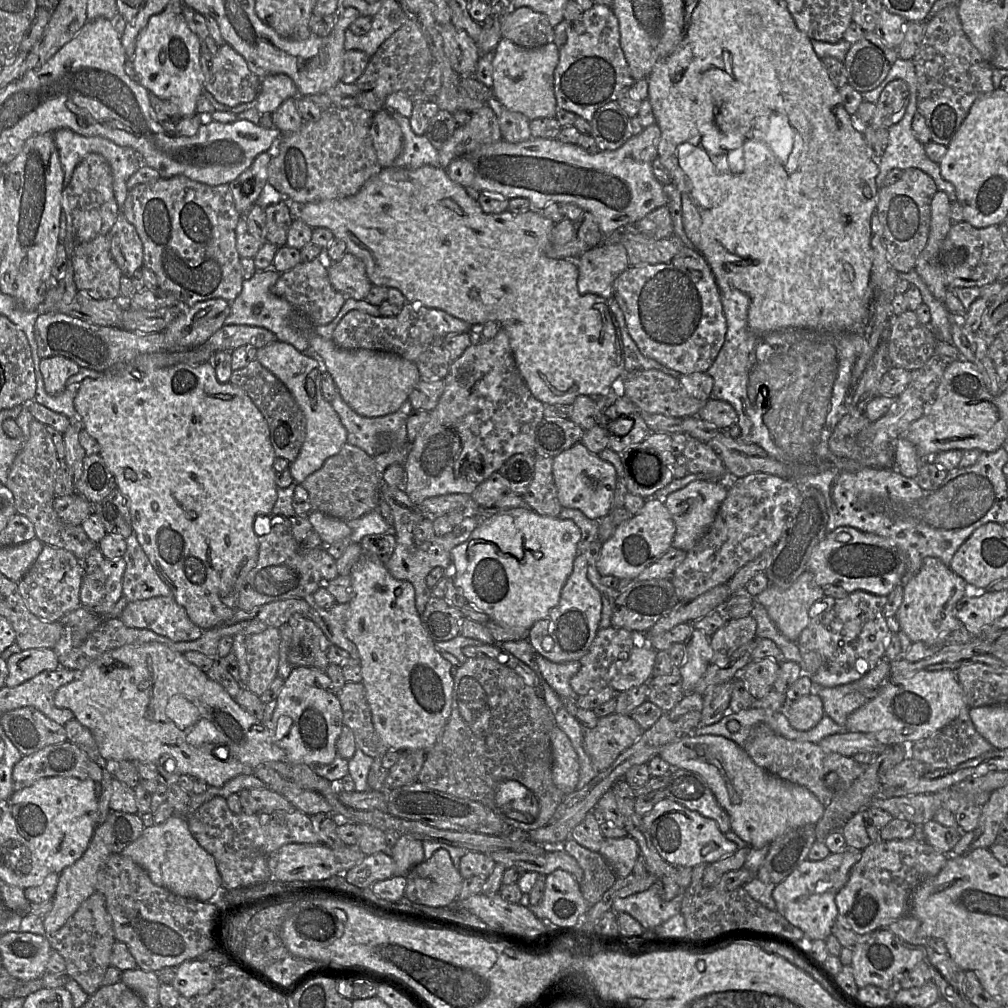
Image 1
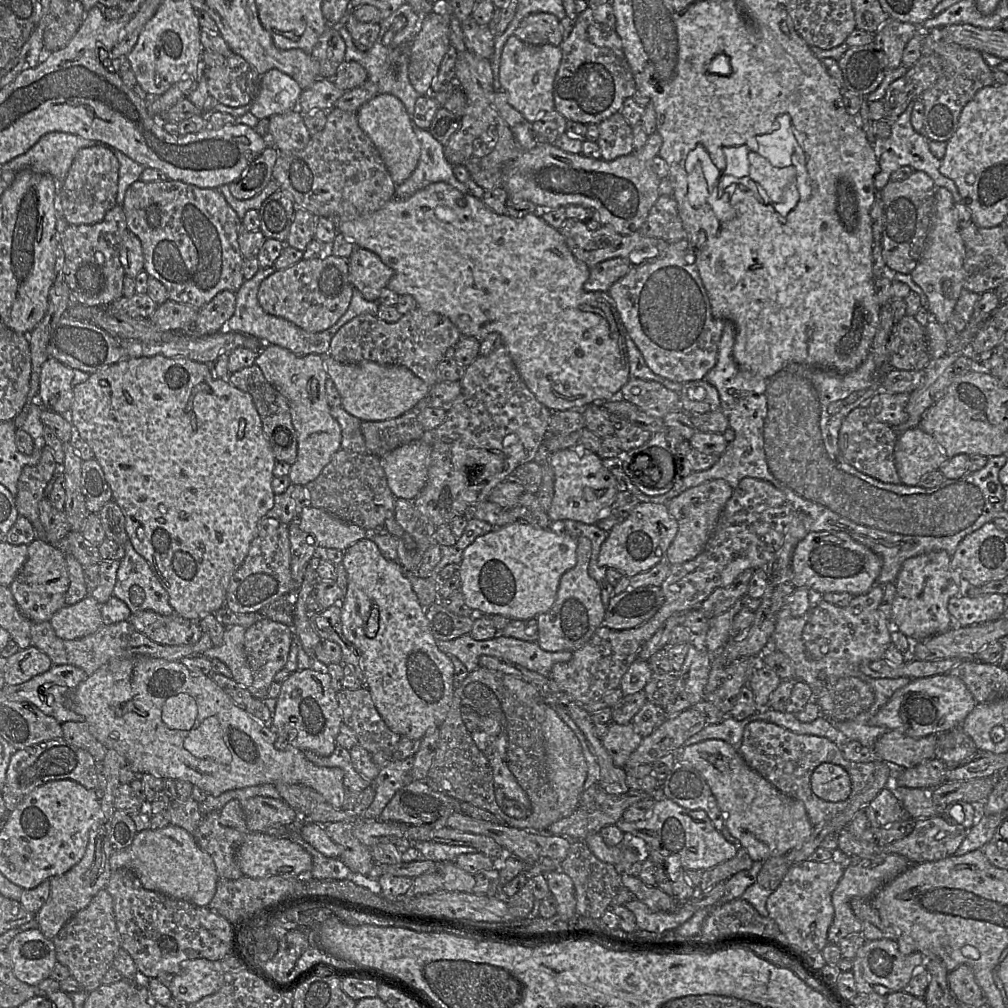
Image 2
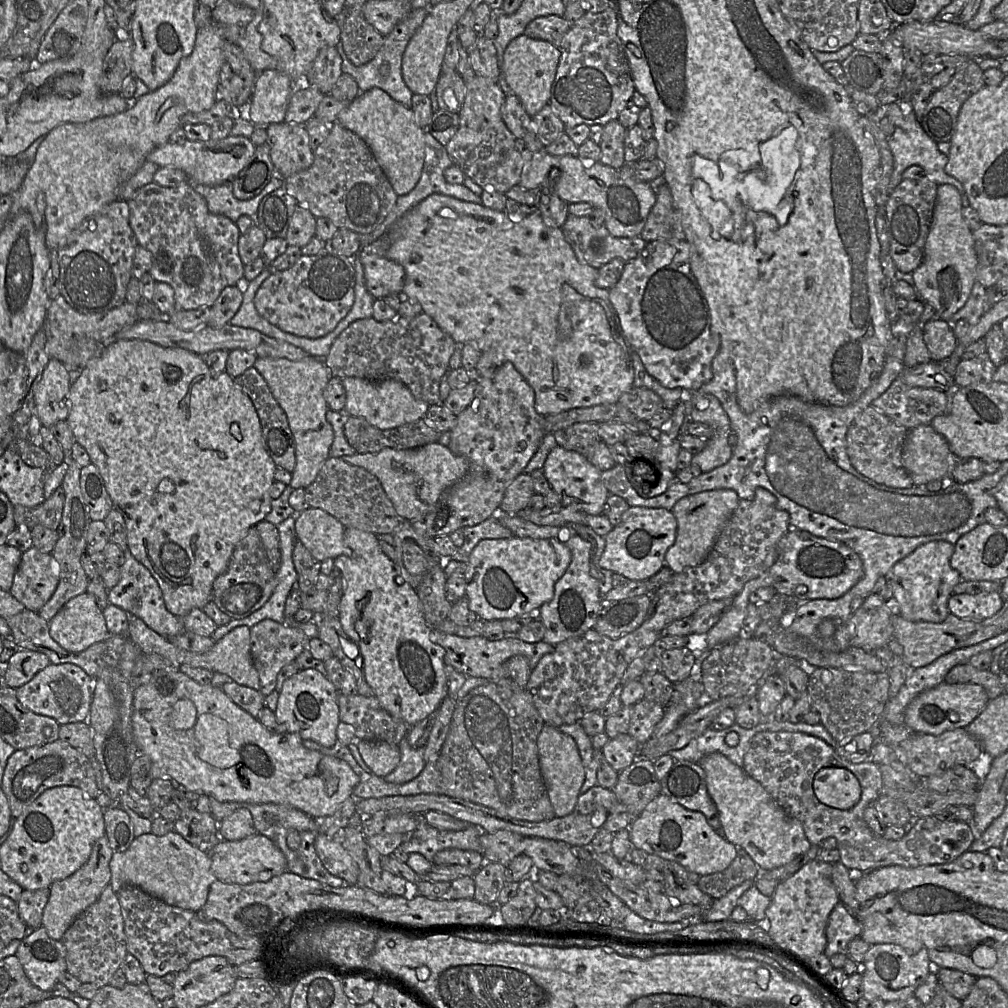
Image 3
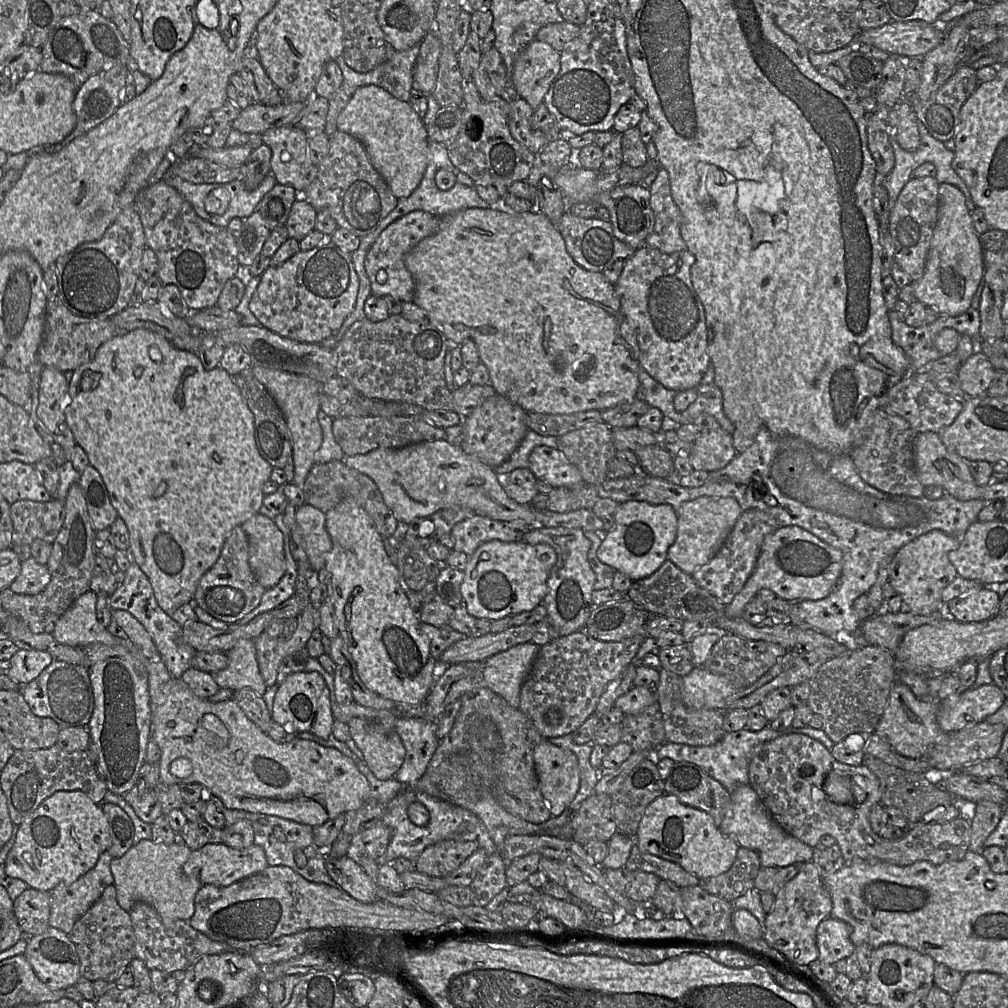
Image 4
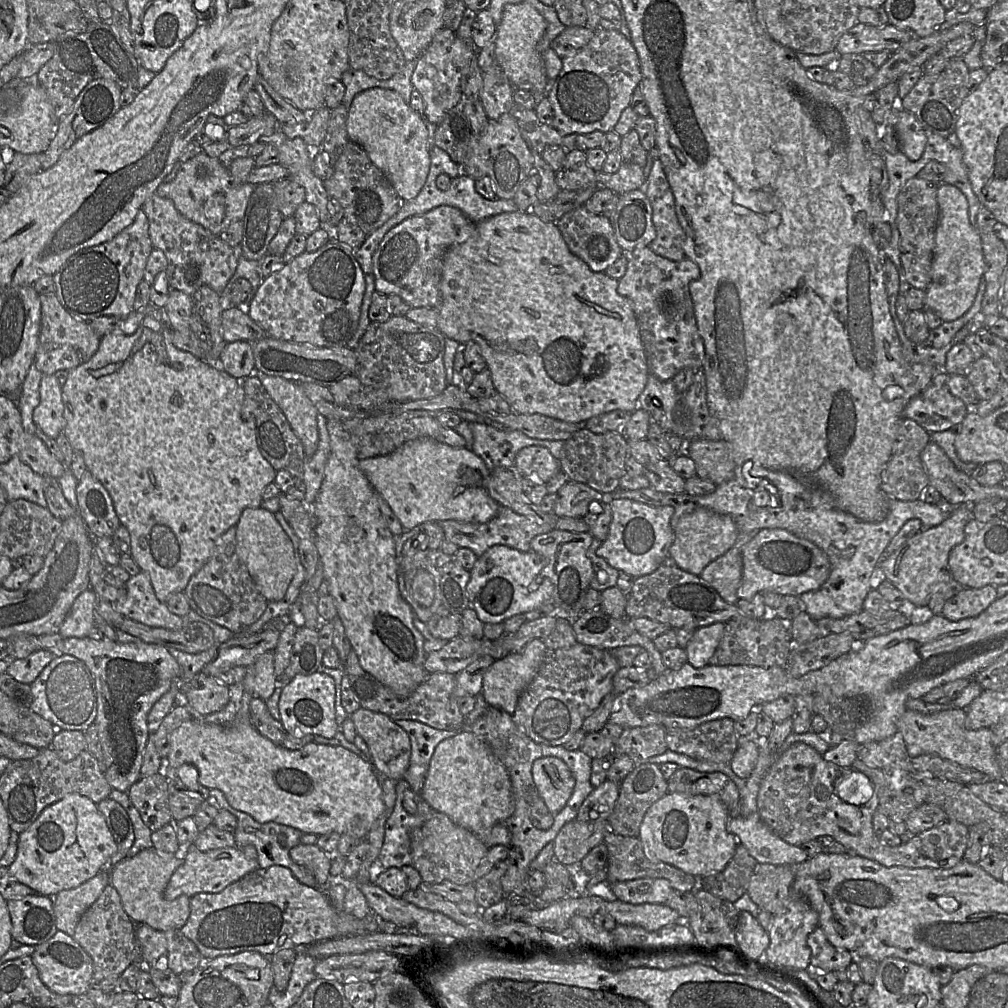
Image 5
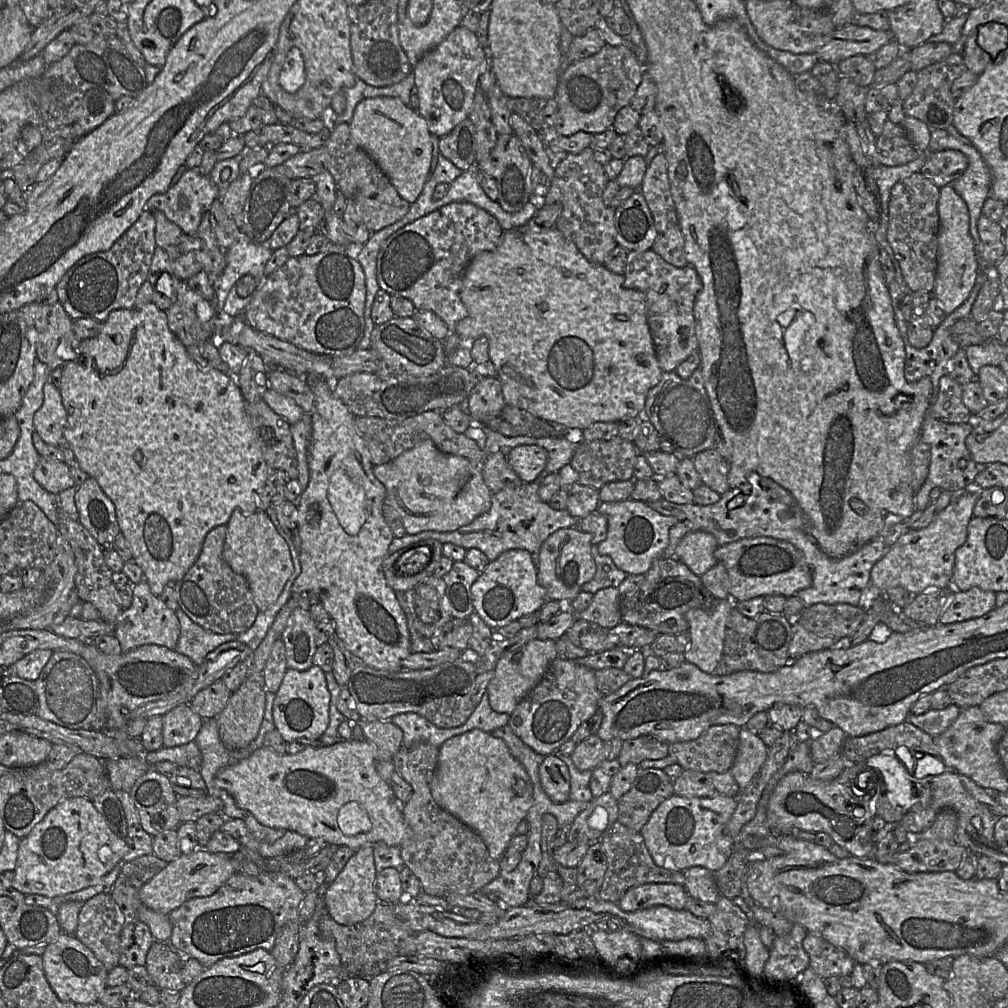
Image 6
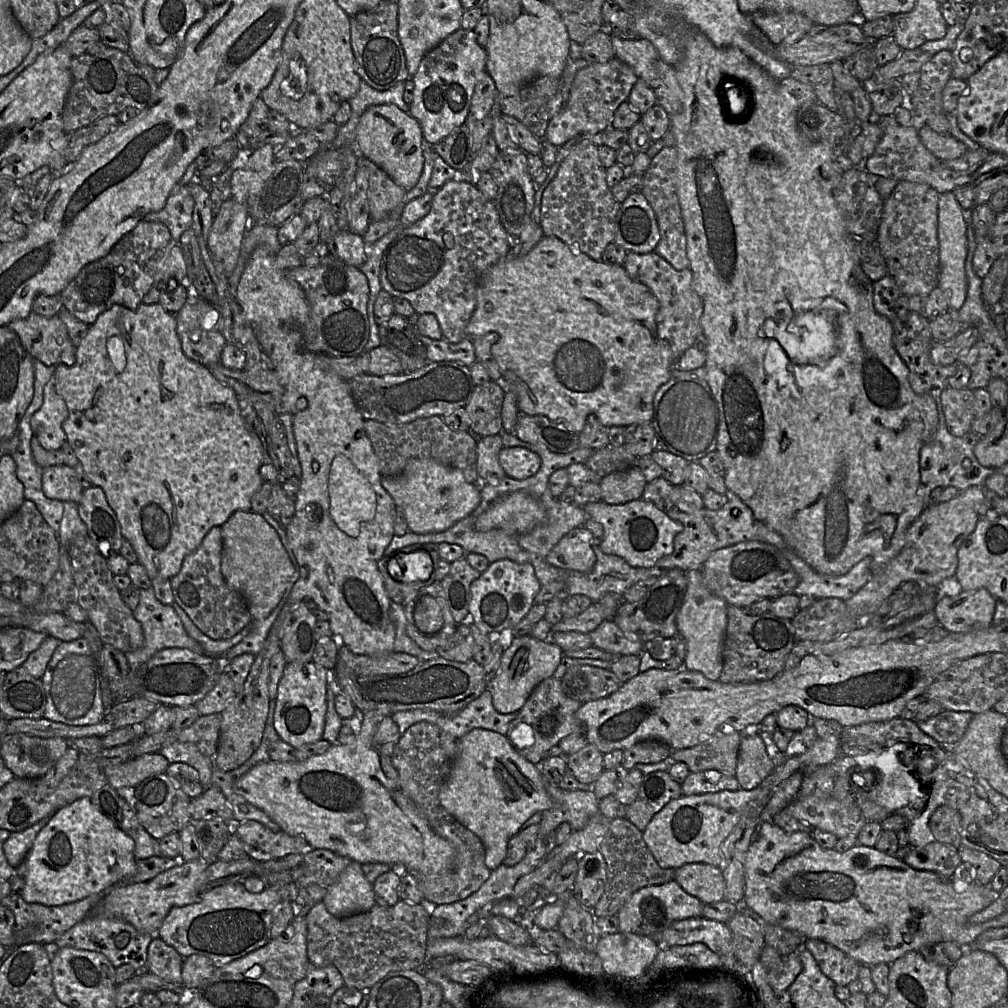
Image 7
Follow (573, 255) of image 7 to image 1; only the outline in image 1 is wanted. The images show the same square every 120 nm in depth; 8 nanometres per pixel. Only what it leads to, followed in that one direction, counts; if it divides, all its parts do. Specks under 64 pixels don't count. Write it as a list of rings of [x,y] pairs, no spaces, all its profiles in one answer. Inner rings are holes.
[[[425,165],[418,169],[400,167],[382,168],[372,176],[353,196],[322,200],[306,204],[292,204],[294,218],[299,218],[311,228],[329,229],[335,238],[345,242],[347,253],[353,254],[363,261],[366,275],[372,285],[395,288],[401,291],[408,303],[422,305],[426,308],[438,309],[457,319],[463,320],[478,329],[487,322],[497,322],[510,339],[510,347],[519,370],[532,395],[545,405],[571,406],[580,395],[598,397],[610,389],[620,389],[619,381],[625,375],[625,357],[622,335],[619,324],[610,310],[609,301],[594,294],[581,295],[578,291],[578,268],[574,260],[554,259],[547,256],[547,247],[551,243],[554,223],[544,217],[541,211],[534,209],[520,214],[505,211],[499,214],[485,213],[478,203],[472,199],[464,187],[452,181],[447,170],[441,167]]]

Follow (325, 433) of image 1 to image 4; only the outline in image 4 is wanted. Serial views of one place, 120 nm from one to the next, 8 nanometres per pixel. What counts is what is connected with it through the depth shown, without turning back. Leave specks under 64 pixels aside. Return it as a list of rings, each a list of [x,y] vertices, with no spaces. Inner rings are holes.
[[[253,366],[252,370],[257,380],[273,397],[286,419],[293,448],[294,479],[292,483],[302,487],[310,469],[315,464],[314,457],[323,440],[323,432],[317,415],[320,410],[322,384],[306,375],[262,366]]]

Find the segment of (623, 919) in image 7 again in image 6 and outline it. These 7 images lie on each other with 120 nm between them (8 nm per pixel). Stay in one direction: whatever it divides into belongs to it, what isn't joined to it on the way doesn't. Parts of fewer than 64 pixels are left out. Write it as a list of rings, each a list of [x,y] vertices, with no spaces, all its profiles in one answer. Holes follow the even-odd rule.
[[[646,883],[627,890],[617,904],[625,912],[634,912],[658,905],[682,910],[685,909],[687,896],[684,885]]]

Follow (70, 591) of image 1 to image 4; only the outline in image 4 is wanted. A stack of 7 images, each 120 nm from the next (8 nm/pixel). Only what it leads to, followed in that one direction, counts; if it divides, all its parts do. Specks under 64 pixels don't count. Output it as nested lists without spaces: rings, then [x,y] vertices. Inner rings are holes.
[[[29,557],[20,563],[20,573],[11,583],[10,589],[17,594],[36,595],[44,590],[49,581],[46,564]]]

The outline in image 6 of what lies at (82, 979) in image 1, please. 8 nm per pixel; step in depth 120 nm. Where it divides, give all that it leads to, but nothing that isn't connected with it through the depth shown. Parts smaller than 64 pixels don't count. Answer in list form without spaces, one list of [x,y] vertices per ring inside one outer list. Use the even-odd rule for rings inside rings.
[[[110,893],[86,901],[79,913],[74,936],[109,972],[119,965],[124,915]]]

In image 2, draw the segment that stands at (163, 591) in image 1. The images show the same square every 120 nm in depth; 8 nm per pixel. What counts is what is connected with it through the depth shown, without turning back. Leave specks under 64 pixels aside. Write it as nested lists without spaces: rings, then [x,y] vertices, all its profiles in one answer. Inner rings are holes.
[[[129,539],[123,546],[125,556],[120,561],[113,596],[125,602],[132,613],[146,610],[164,616],[176,613],[169,604],[168,592],[146,559],[134,549]]]

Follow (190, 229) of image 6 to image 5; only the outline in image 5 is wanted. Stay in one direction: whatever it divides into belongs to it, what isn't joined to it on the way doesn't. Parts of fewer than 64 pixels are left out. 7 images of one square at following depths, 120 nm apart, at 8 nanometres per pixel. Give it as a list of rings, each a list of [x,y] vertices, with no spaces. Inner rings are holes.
[[[203,151],[181,164],[175,178],[171,182],[162,182],[156,189],[156,194],[173,201],[176,209],[187,219],[201,225],[213,235],[225,230],[231,223],[242,221],[249,198],[255,189],[254,184],[235,184],[229,169],[225,168],[219,159],[211,158]],[[214,194],[223,194],[226,199],[226,211],[219,224],[211,223],[204,214],[204,202]]]

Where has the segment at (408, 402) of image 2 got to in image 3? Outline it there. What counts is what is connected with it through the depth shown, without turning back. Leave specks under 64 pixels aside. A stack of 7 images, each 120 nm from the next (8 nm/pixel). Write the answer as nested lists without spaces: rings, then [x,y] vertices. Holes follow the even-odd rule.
[[[345,377],[342,378],[342,383],[346,391],[345,415],[364,418],[381,430],[395,428],[424,418],[429,407],[428,403],[416,399],[411,391],[397,380],[369,381],[356,377]]]

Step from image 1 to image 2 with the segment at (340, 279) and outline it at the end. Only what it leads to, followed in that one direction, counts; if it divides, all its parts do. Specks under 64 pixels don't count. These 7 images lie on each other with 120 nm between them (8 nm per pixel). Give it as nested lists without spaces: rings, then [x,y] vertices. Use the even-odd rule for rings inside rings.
[[[356,247],[348,260],[349,280],[368,301],[376,301],[382,289],[393,276],[393,270],[386,266],[373,252]]]

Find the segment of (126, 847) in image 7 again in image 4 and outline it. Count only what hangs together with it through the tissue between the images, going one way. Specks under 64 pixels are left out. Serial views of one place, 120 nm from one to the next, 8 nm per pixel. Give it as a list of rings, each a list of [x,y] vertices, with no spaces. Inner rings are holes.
[[[57,791],[19,825],[16,840],[4,863],[5,873],[23,880],[30,888],[51,892],[59,884],[71,884],[90,871],[111,844],[109,824],[100,805],[83,791]]]

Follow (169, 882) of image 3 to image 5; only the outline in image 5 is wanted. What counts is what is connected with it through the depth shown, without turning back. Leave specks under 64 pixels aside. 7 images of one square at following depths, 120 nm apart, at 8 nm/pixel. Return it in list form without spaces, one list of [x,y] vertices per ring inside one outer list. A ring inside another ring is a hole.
[[[180,845],[175,854],[157,852],[152,847],[115,864],[110,872],[110,885],[118,892],[122,906],[135,924],[147,924],[158,931],[180,930],[190,915],[190,898],[181,895],[173,901],[164,898],[164,891],[174,871],[183,863],[190,845]]]

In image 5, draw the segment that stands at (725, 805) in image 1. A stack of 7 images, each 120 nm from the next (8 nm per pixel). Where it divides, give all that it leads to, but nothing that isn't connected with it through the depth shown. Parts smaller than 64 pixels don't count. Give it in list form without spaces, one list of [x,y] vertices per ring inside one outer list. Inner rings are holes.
[[[758,812],[747,817],[730,817],[726,829],[735,835],[738,843],[745,846],[758,863],[793,865],[808,859],[802,846],[782,840],[762,821]]]

